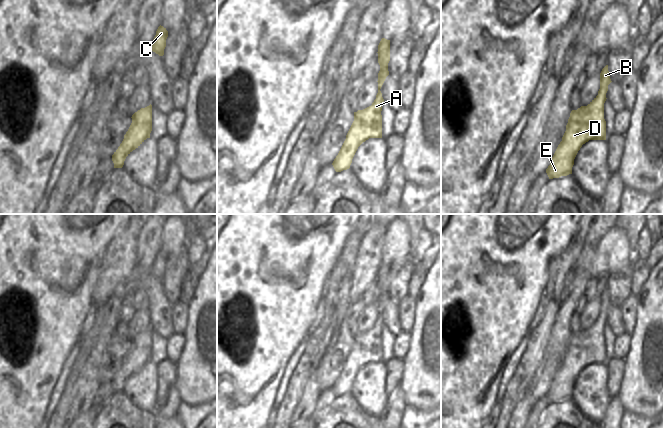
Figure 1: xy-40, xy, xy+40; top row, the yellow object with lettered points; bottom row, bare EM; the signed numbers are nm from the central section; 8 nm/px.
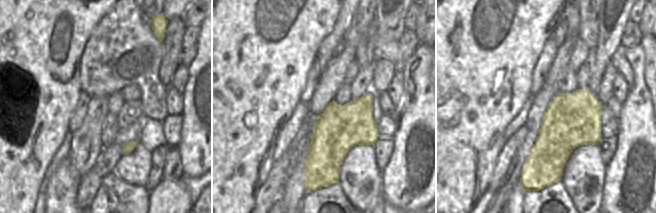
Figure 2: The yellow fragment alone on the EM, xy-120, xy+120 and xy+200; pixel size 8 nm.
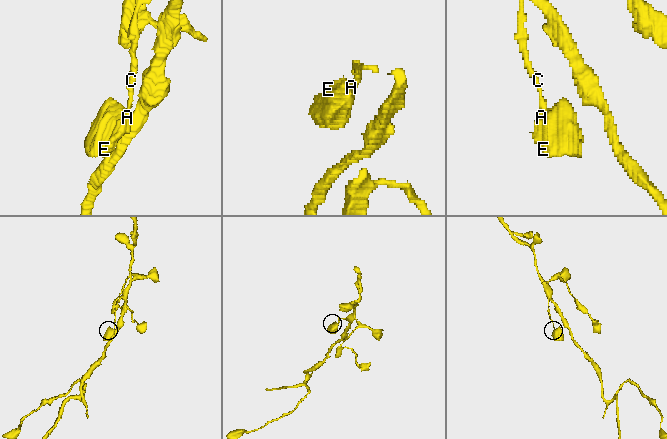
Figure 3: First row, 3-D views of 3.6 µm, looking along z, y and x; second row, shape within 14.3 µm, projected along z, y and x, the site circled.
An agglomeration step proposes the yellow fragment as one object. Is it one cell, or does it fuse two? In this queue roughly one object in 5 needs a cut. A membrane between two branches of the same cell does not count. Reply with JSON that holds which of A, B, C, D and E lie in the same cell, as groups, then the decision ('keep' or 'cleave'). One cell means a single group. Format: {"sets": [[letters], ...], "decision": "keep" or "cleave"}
{"sets": [["A", "B", "C", "D", "E"]], "decision": "keep"}

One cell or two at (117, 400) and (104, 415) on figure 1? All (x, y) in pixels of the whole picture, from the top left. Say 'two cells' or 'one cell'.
one cell

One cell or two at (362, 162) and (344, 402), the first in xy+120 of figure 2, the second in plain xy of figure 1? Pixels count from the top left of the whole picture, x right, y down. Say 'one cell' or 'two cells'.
two cells

